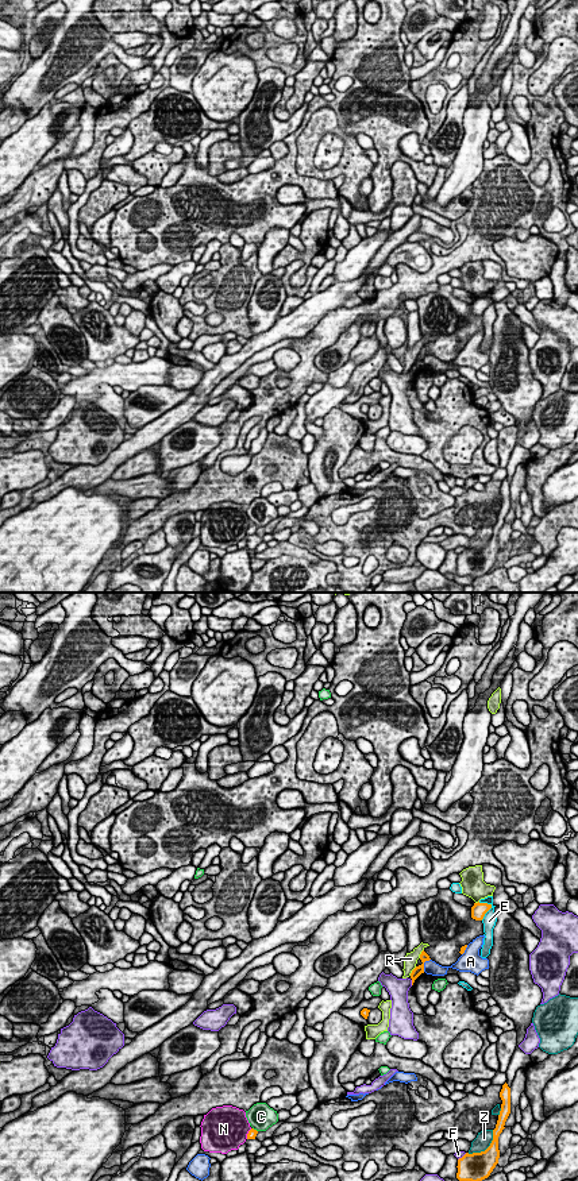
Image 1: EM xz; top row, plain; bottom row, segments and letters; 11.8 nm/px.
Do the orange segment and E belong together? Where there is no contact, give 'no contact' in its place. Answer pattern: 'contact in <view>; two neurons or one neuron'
contact in xz; two neurons

